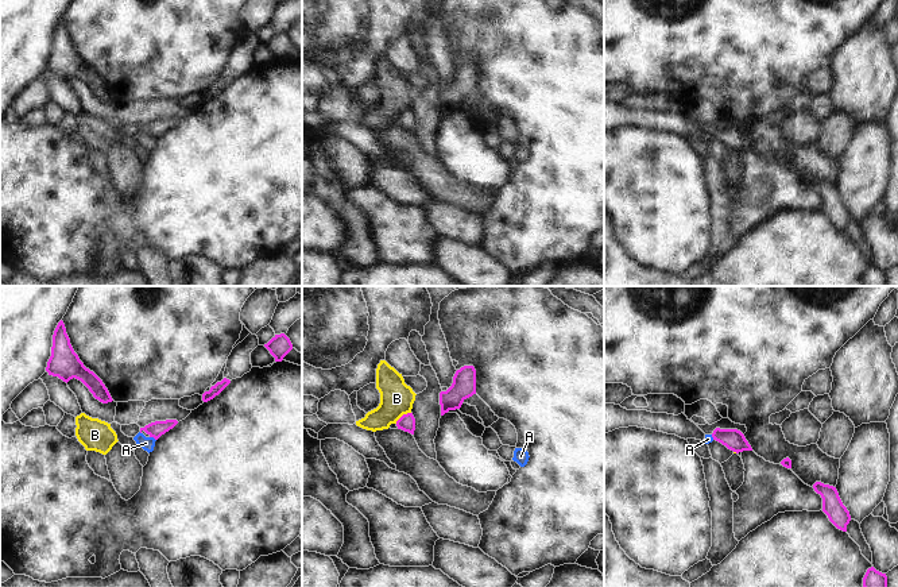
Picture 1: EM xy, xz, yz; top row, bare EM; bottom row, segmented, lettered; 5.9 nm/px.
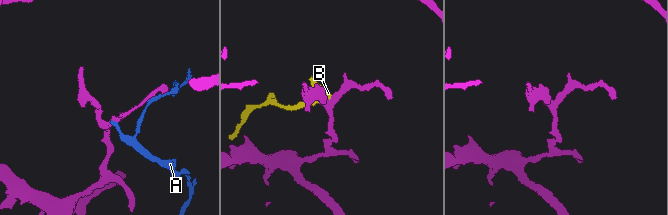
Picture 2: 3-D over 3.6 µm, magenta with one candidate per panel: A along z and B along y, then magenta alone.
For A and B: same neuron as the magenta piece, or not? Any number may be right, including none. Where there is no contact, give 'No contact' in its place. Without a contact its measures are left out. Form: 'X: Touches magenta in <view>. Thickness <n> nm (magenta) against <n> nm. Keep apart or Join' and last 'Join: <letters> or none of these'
A: Touches magenta in xy. Thickness 100 nm (magenta) against 80 nm. Keep apart
B: Touches magenta in xz. Thickness 100 nm (magenta) against 200 nm. Keep apart
Join: none of these.

